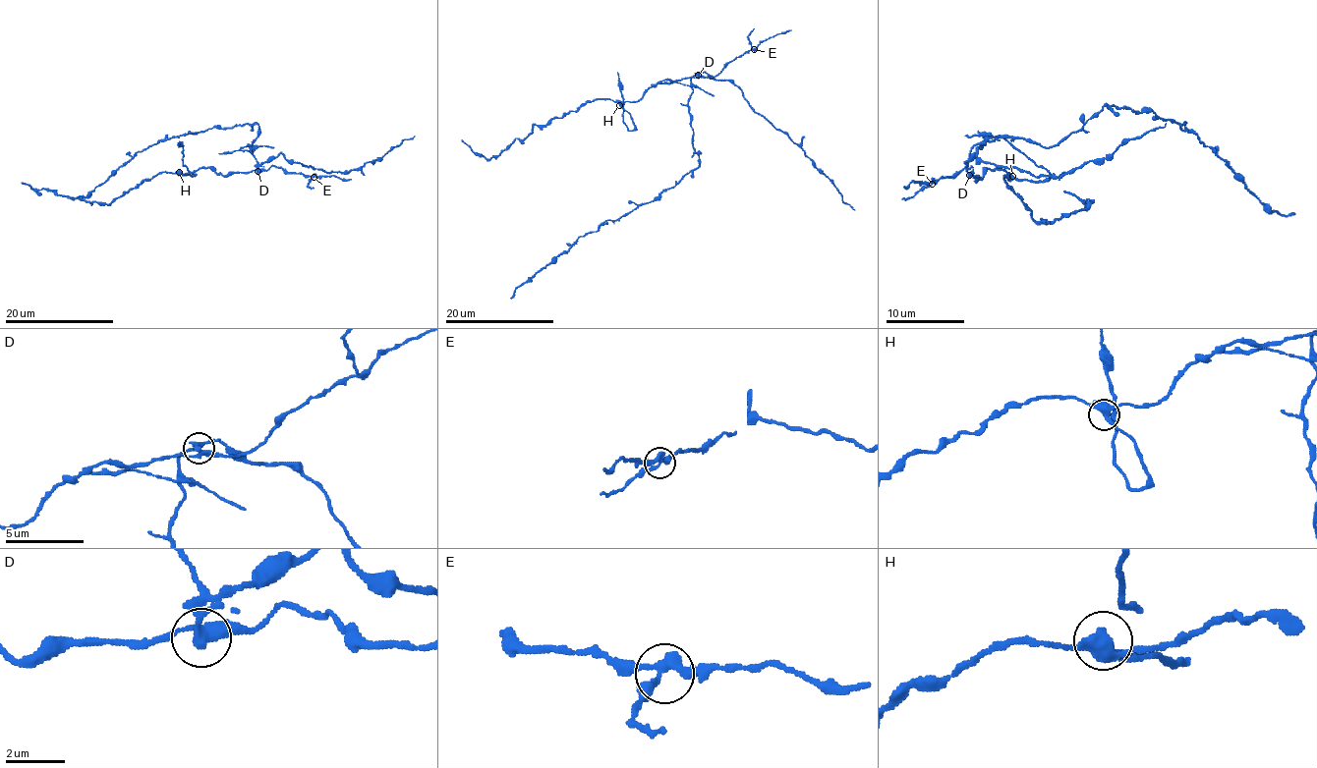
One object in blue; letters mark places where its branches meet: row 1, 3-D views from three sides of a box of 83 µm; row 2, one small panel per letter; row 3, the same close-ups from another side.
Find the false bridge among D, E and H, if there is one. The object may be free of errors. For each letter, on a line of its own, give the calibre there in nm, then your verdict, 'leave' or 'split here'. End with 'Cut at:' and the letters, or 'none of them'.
D: 280 nm thick; split here
E: 240 nm thick; leave
H: 400 nm thick; leave
Cut at: D

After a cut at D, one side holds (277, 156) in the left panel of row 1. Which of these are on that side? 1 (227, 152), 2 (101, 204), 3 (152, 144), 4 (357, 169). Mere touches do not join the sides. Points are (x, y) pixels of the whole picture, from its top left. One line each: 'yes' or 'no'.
1: yes
2: no
3: yes
4: yes

